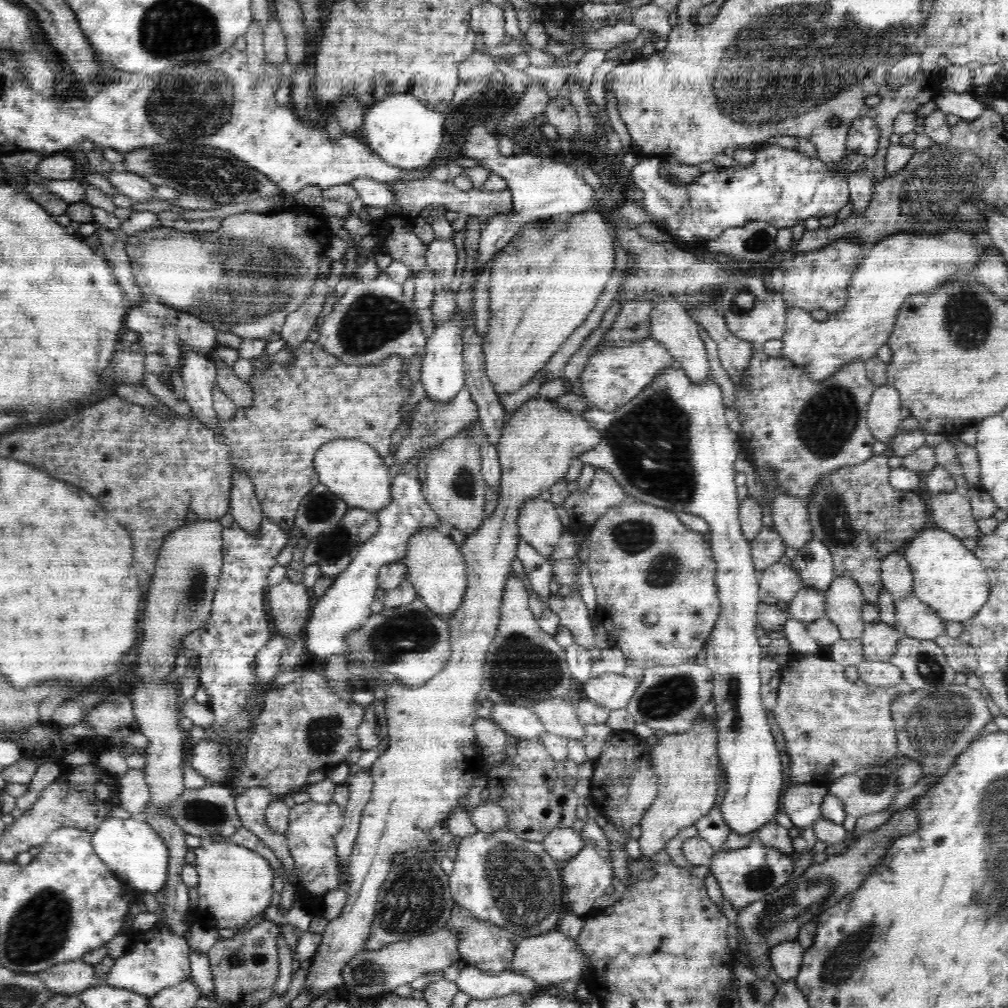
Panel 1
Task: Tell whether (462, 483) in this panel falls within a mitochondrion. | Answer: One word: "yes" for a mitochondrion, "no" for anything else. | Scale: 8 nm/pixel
yes

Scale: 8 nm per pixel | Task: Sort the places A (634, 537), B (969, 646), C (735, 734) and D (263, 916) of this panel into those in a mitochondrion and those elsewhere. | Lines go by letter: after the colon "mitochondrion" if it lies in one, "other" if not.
A: mitochondrion
B: other
C: mitochondrion
D: other

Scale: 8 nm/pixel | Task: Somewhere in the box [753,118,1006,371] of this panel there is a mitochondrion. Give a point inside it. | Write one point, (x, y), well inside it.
(937, 190)

